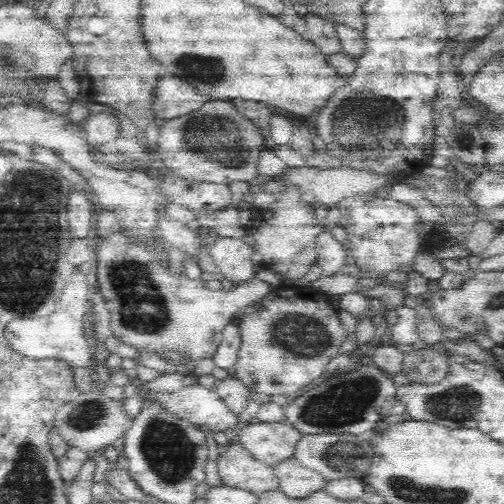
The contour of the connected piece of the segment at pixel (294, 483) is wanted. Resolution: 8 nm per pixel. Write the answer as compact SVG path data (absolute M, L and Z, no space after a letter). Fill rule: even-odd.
M293 457L277 462L271 467L280 490L290 498L304 498L310 492L322 490L327 481L321 474L302 466Z

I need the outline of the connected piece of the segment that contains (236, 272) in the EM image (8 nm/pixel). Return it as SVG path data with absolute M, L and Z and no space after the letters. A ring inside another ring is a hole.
M220 237L212 244L209 253L218 277L227 278L233 283L254 278L257 268L250 260L252 247L248 239Z

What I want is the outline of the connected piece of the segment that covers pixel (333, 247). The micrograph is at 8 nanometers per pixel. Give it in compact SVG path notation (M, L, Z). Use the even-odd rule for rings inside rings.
M324 230L316 240L318 264L322 268L323 276L330 276L341 272L340 268L346 264L349 255L348 244L341 241L330 230Z

